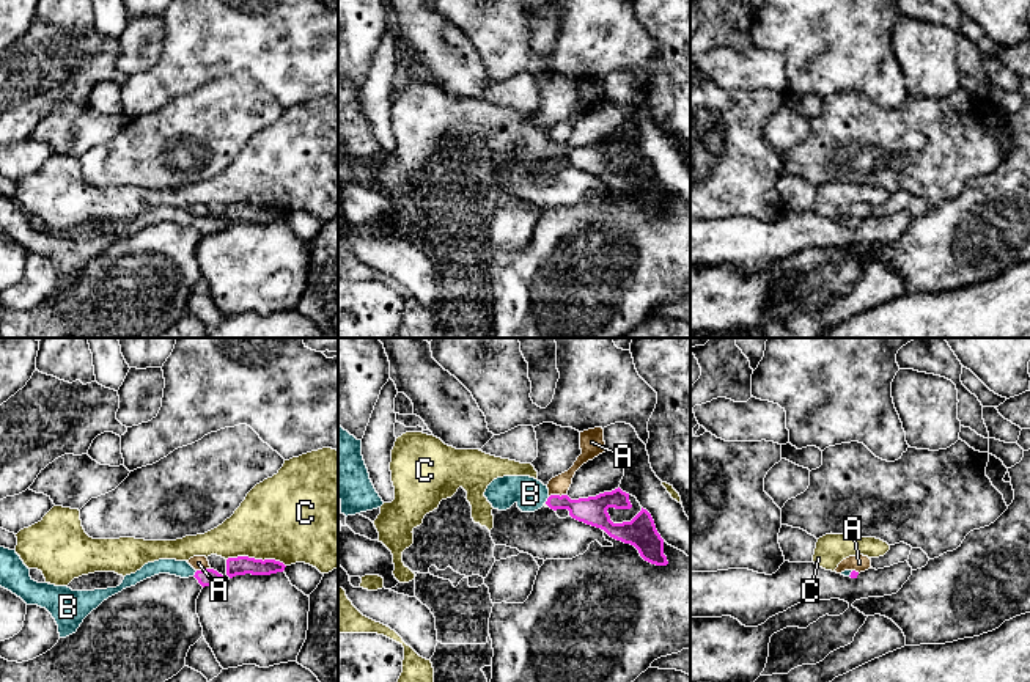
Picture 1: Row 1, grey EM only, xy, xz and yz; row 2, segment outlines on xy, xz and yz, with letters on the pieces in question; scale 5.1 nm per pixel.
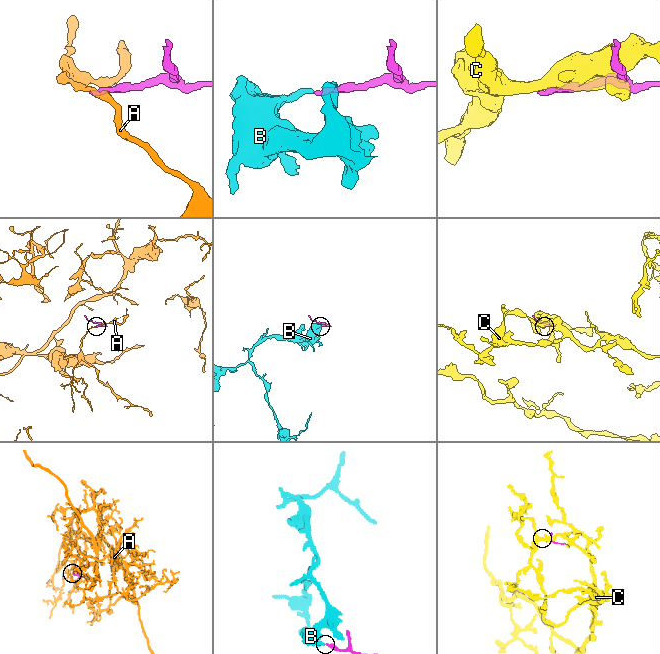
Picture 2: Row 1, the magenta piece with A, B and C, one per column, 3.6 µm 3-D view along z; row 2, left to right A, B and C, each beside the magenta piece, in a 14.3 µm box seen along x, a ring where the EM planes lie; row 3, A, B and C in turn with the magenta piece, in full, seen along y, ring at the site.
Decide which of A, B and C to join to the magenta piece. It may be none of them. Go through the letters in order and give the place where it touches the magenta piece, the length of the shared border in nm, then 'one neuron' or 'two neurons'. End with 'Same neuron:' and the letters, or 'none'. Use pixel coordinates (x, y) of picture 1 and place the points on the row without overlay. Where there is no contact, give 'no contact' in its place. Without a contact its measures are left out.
A: contact xz (557, 143); length 90 nm; two neurons
B: contact xy (195, 222); length 40 nm; one neuron
C: contact xy (257, 208); length 300 nm; two neurons
Same neuron: B

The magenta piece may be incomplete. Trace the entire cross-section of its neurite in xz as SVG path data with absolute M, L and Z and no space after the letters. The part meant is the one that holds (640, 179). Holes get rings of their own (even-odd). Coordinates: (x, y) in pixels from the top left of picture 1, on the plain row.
M503 124L494 127L484 145L494 157L506 159L514 151L522 160L535 160L547 152L550 157L568 157L579 170L604 178L610 185L634 193L640 204L656 214L667 214L664 187L656 178L651 162L642 159L631 168L613 171L609 156L631 157L629 141L620 135L596 145L571 148L568 143L550 143L547 134L530 124Z

